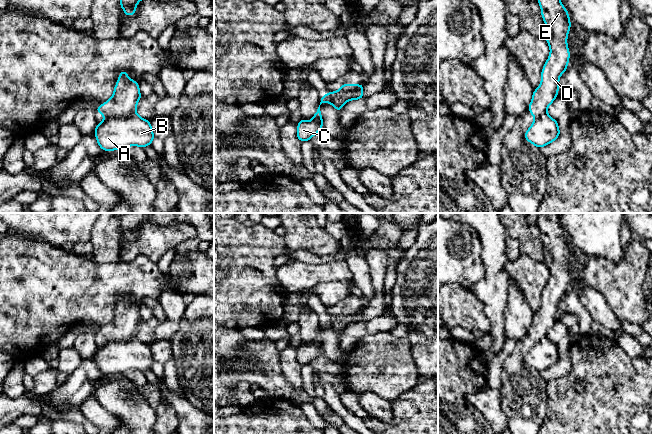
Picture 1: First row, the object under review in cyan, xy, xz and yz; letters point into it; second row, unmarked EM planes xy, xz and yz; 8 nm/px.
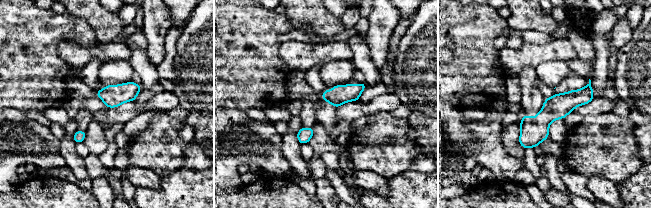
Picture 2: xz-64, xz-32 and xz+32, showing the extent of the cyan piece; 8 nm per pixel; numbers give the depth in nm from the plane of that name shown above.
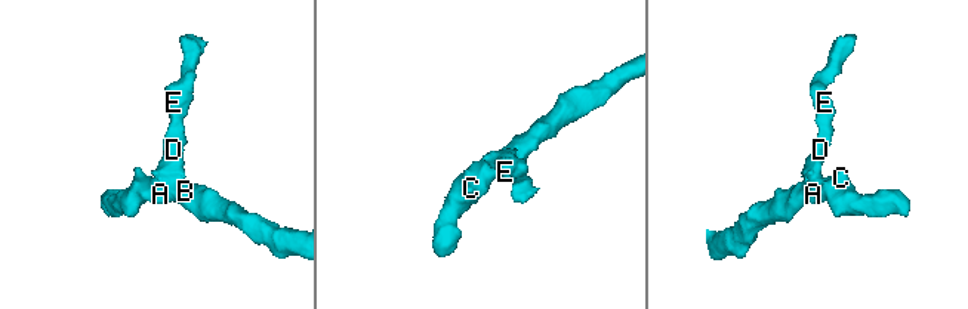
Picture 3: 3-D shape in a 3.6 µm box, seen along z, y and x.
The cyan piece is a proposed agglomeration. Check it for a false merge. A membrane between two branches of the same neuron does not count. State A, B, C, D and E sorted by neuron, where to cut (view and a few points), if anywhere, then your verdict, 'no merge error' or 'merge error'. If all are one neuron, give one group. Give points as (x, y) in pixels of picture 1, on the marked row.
A B C / D E; cut in xz along (362, 86), (350, 91), (326, 94); merge error

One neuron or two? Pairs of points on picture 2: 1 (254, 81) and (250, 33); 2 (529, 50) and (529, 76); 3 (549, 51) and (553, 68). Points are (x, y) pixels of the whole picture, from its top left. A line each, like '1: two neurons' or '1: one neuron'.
1: one neuron
2: two neurons
3: two neurons

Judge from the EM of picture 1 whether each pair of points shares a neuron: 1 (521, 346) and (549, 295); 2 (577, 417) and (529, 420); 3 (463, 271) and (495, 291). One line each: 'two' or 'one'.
1: one
2: two
3: two

